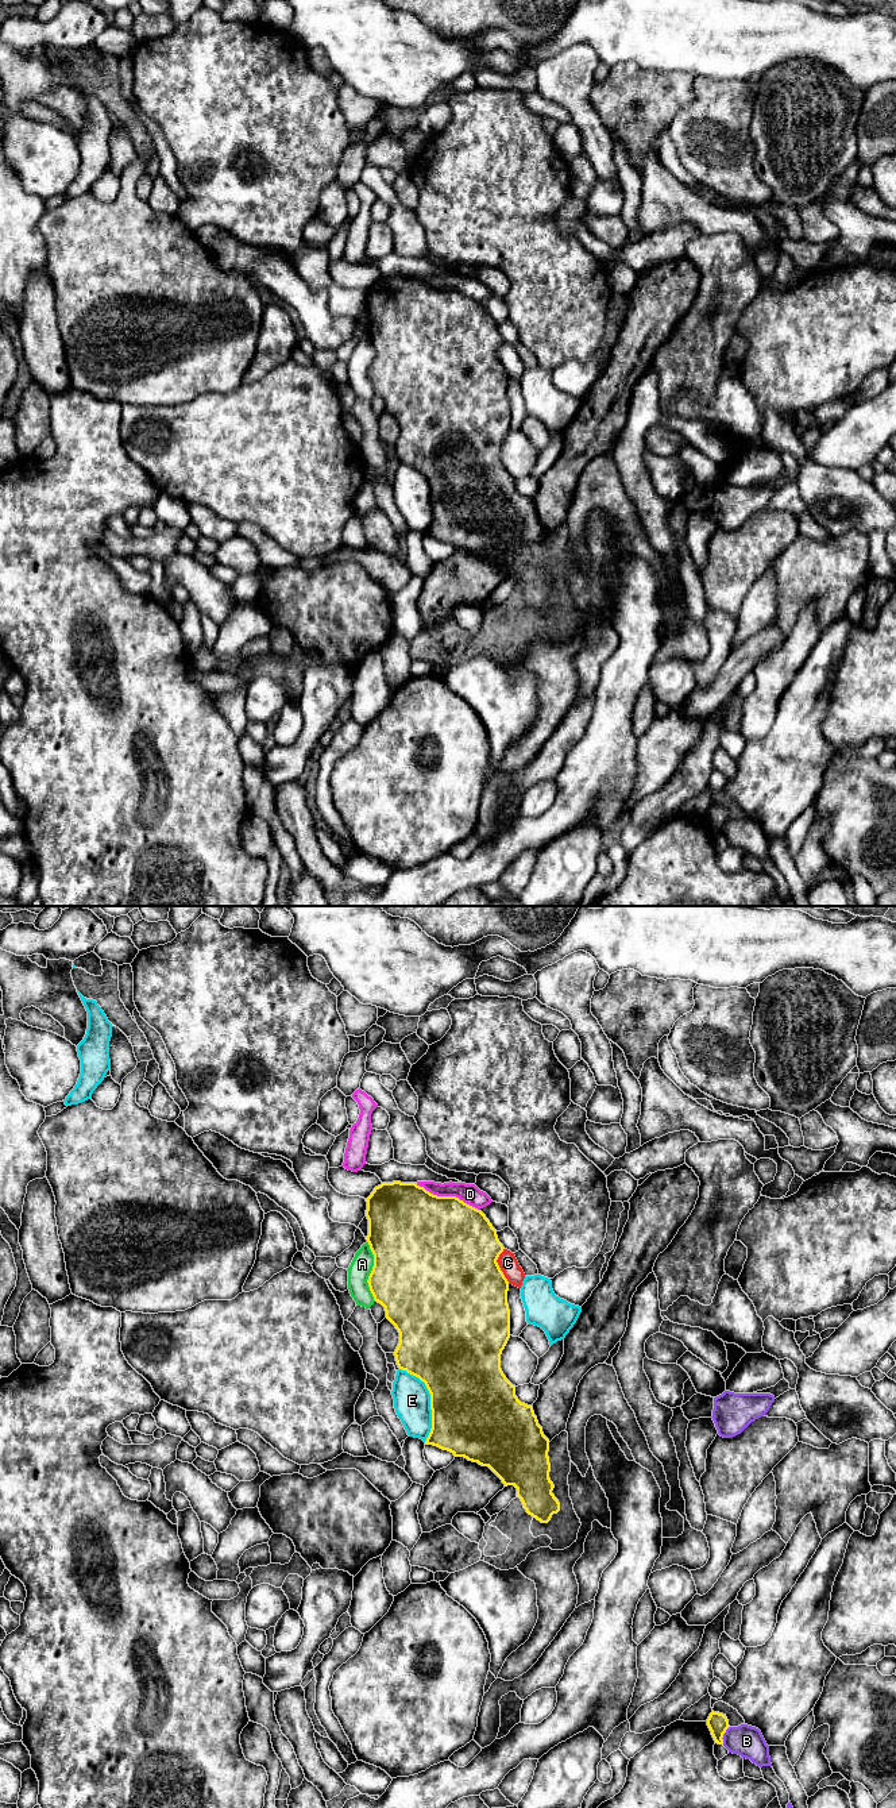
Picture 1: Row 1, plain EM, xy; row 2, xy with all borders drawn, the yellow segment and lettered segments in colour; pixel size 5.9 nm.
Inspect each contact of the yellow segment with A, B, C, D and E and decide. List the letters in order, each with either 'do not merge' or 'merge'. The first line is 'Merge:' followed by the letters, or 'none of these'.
Merge: none of these
A: do not merge
B: do not merge
C: do not merge
D: do not merge
E: do not merge

